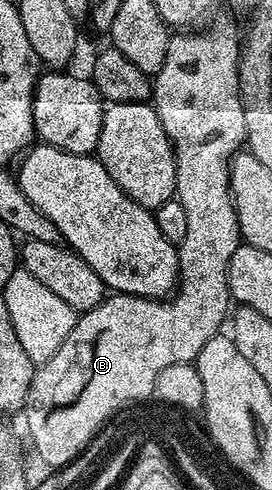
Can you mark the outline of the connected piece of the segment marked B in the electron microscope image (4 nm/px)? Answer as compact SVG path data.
M220 21L205 33L176 31L169 36L166 59L154 75L151 104L176 153L176 196L186 211L186 239L178 246L180 275L174 292L167 299L131 297L113 292L104 302L79 314L62 347L32 374L30 391L24 400L22 418L28 424L36 453L51 467L70 464L80 455L97 433L119 411L133 403L143 402L156 392L156 380L166 367L195 362L198 351L225 328L230 317L228 268L240 244L238 215L228 185L228 167L233 154L245 144L246 119L242 111L238 71L240 70L241 38L236 29Z

